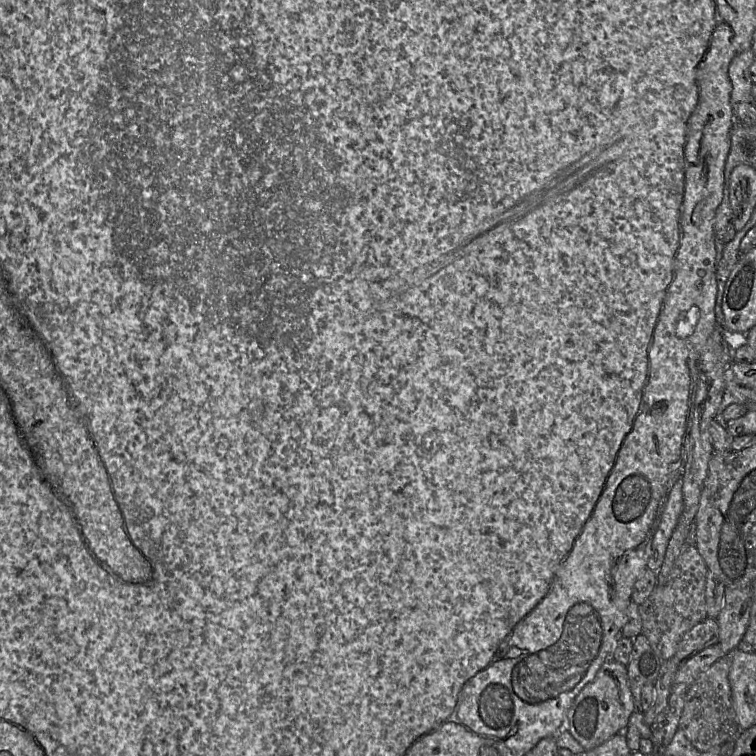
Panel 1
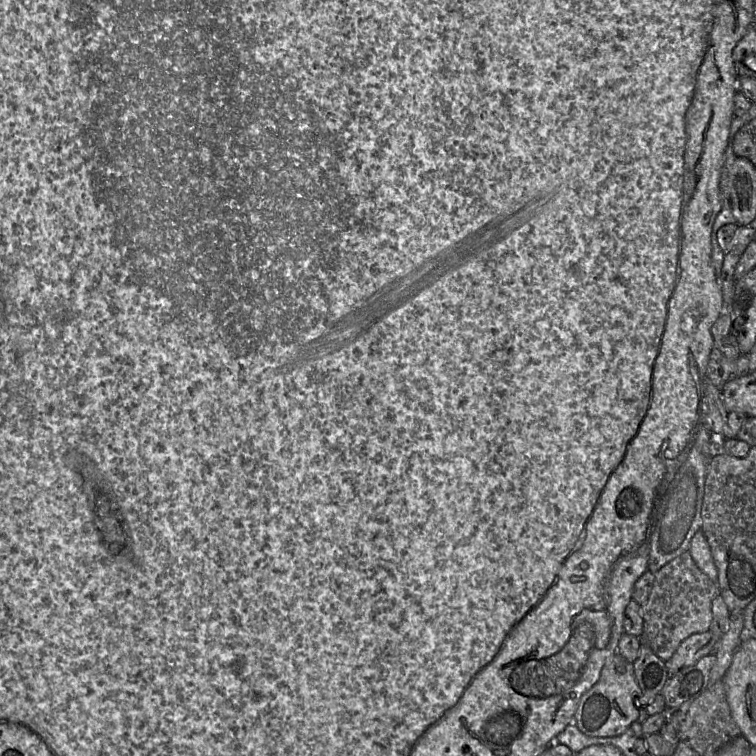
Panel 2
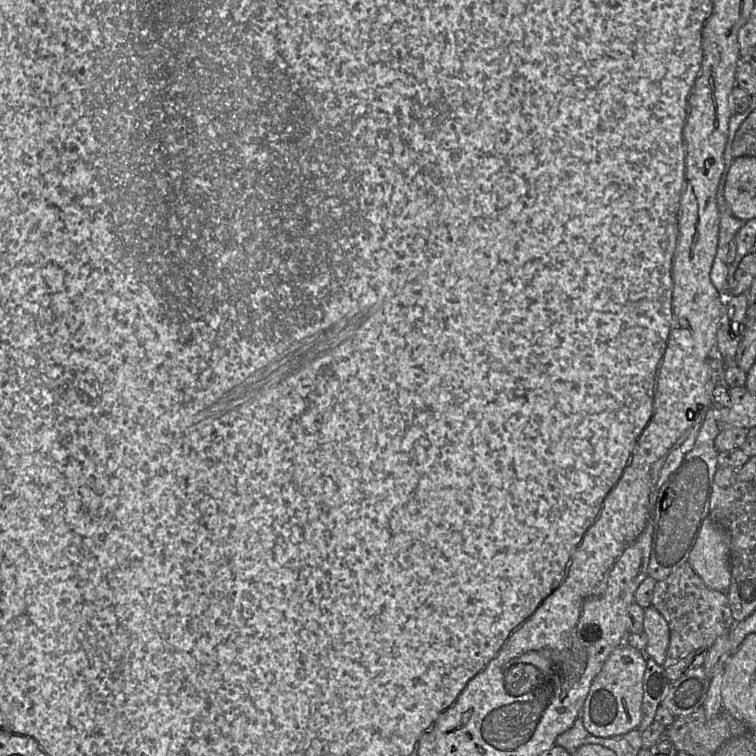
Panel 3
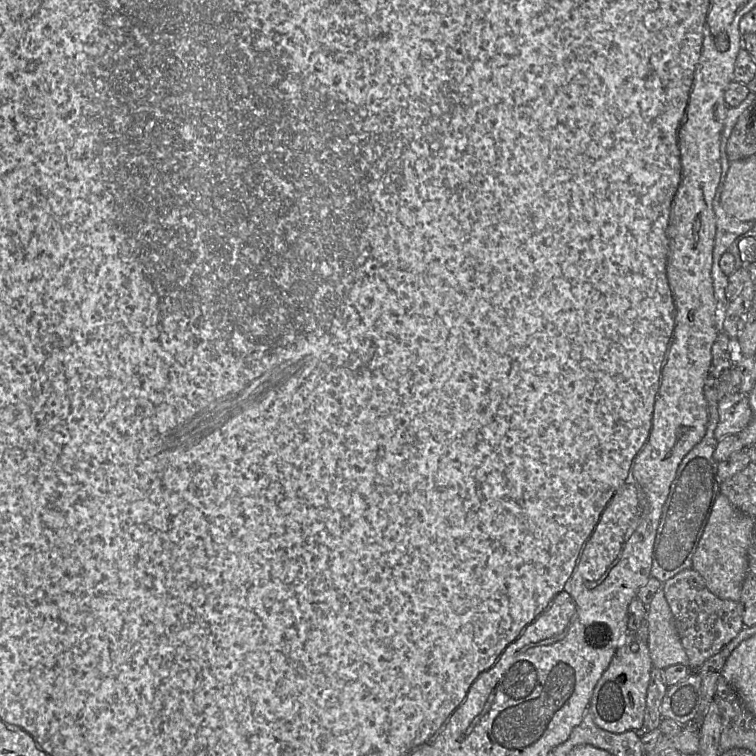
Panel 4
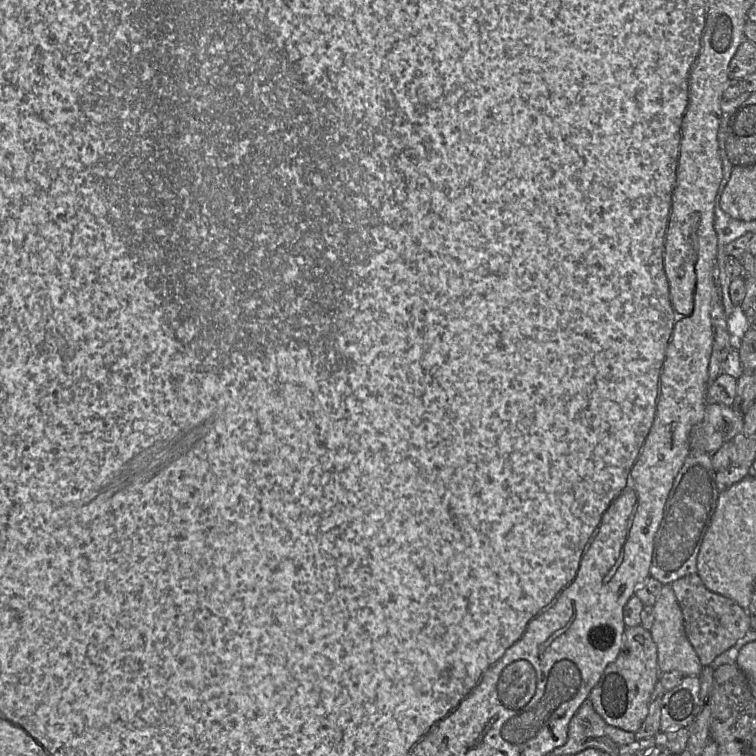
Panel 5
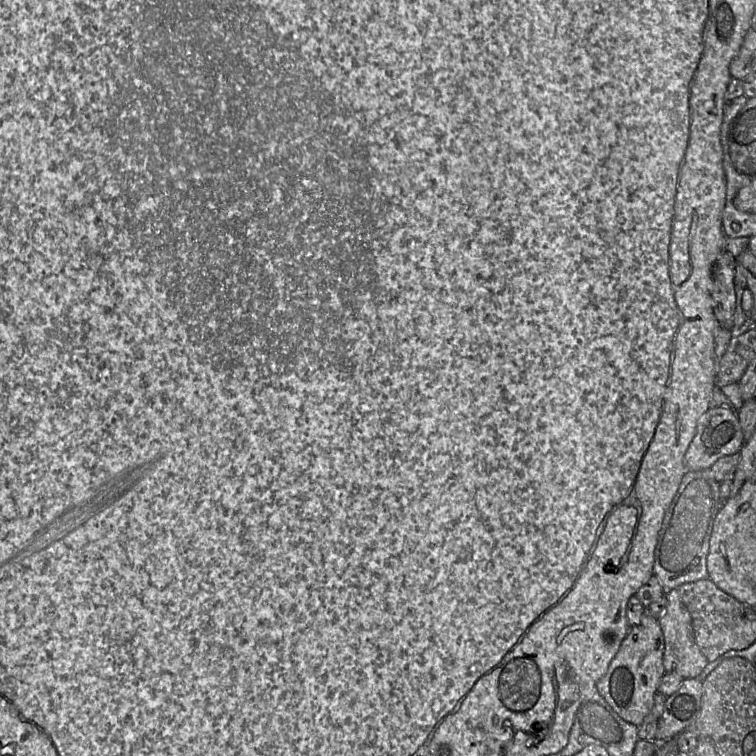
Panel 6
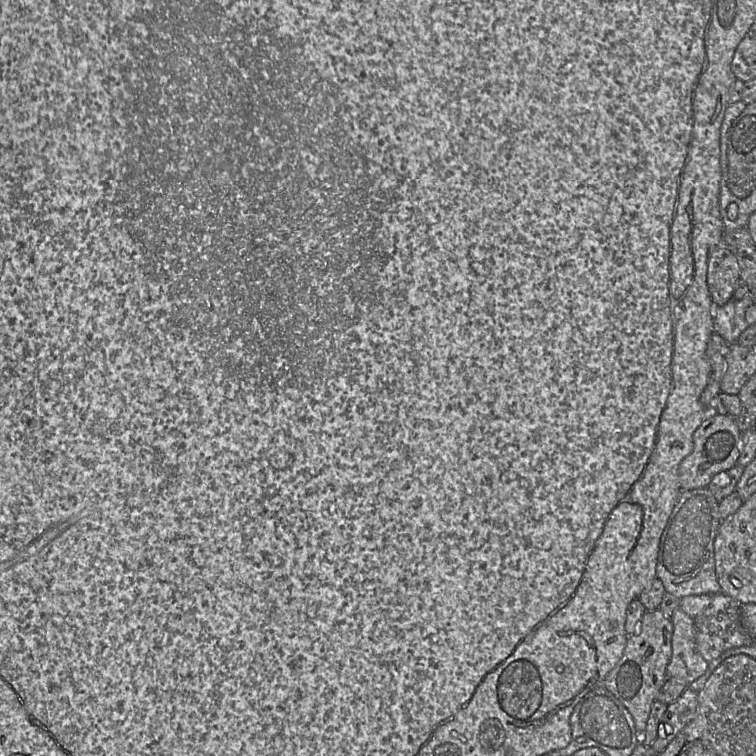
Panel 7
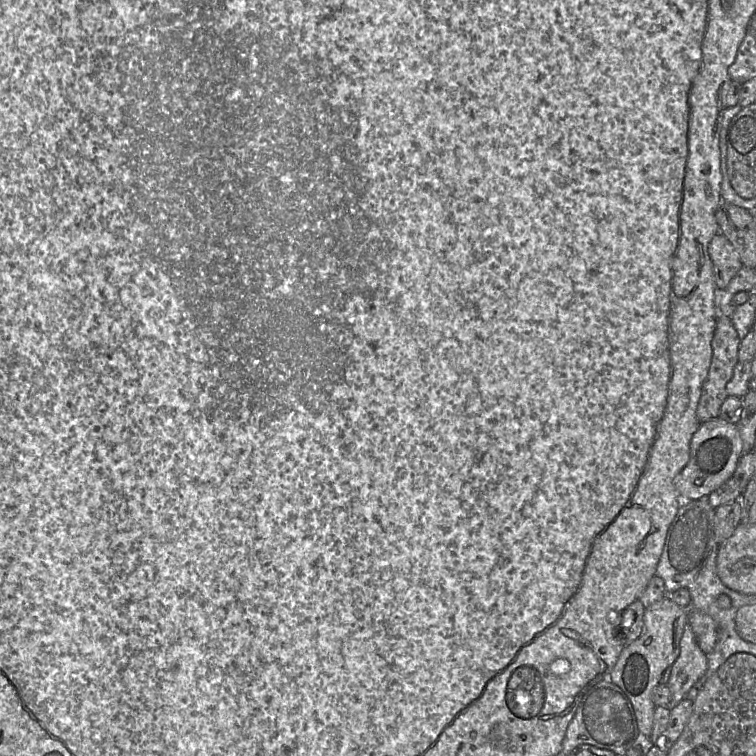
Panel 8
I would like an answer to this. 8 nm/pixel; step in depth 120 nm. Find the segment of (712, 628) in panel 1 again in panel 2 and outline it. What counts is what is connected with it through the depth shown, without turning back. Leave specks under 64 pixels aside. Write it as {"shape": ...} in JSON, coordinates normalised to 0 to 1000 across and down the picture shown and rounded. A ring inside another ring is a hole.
{"shape":[[[939,833],[913,840],[901,849],[889,869],[881,874],[885,893],[892,893],[901,885],[917,880],[926,870],[944,864],[946,853],[944,840]]]}

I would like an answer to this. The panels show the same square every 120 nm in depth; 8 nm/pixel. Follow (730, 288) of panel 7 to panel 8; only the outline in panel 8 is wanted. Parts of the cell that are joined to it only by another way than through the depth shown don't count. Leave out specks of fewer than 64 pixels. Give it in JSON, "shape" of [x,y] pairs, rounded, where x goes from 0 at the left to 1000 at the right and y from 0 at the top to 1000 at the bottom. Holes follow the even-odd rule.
{"shape":[[[952,307],[940,316],[938,336],[943,349],[947,381],[956,384],[963,378],[983,349],[972,327]]]}

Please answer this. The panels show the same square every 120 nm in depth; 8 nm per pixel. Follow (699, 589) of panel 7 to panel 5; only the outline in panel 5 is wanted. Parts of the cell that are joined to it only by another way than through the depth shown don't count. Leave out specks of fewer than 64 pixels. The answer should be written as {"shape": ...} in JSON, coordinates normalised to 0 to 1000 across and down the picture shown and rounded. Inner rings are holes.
{"shape":[[[913,597],[884,653],[877,684],[865,710],[860,762],[877,774],[922,758],[922,735],[951,656],[940,601]]]}

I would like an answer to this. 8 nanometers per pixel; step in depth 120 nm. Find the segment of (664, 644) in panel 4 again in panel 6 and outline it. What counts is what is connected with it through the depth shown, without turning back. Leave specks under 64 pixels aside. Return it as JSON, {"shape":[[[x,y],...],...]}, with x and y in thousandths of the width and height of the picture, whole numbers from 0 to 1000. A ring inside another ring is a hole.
{"shape":[[[897,779],[881,783],[882,802],[873,817],[869,817],[878,840],[880,858],[877,865],[877,881],[881,890],[893,889],[902,897],[922,897],[938,877],[922,854],[914,813],[903,799]]]}

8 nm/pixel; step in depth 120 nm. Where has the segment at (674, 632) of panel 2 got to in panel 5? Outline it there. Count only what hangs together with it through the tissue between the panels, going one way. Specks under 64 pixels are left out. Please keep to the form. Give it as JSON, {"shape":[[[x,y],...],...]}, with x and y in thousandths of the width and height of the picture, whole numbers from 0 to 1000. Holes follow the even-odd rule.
{"shape":[[[922,758],[898,765],[886,774],[902,807],[909,844],[930,882],[940,880],[950,866],[968,856],[993,832],[988,807],[971,794],[937,780]]]}

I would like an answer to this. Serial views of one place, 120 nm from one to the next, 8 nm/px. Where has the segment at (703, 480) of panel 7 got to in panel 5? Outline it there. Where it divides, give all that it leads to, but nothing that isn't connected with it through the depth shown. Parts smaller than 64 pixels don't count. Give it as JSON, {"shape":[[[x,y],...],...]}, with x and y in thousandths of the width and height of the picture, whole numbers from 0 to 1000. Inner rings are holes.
{"shape":[[[935,533],[931,554],[913,573],[913,595],[943,601],[981,569],[983,549],[970,537]]]}

